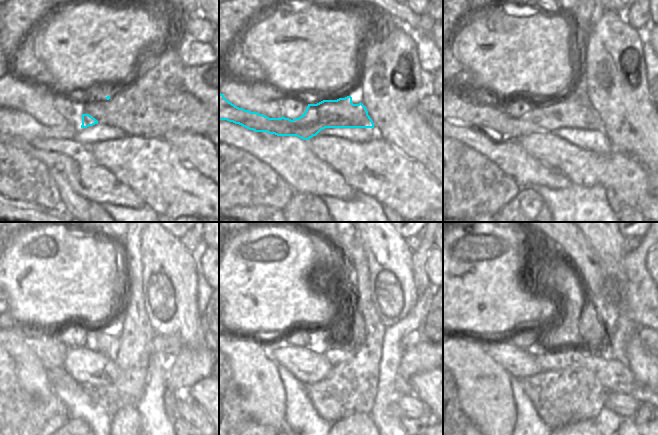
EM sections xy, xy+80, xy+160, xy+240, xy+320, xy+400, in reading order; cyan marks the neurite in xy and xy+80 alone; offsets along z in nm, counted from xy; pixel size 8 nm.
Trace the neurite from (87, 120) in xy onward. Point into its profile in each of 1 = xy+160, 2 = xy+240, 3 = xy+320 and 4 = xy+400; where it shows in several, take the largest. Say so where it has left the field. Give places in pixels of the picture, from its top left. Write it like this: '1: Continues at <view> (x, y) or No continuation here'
1: Continues at xy+160 (483, 115)
2: Continues at xy+240 (51, 351)
3: Continues at xy+320 (415, 337)
4: Continues at xy+400 (646, 335).

